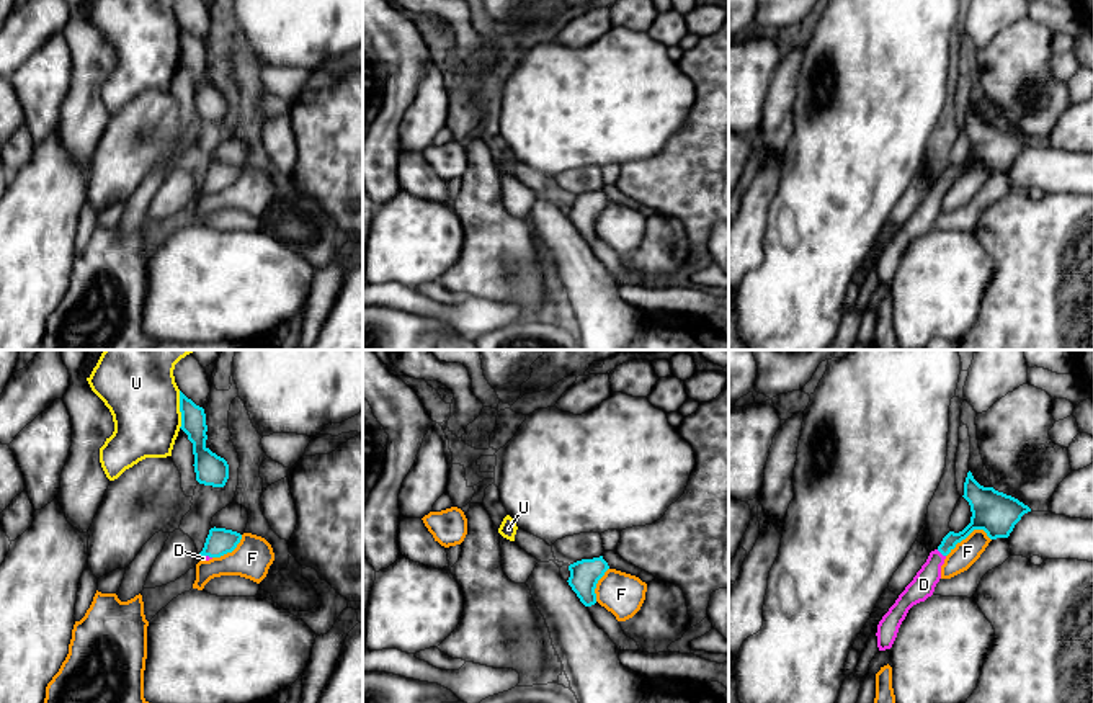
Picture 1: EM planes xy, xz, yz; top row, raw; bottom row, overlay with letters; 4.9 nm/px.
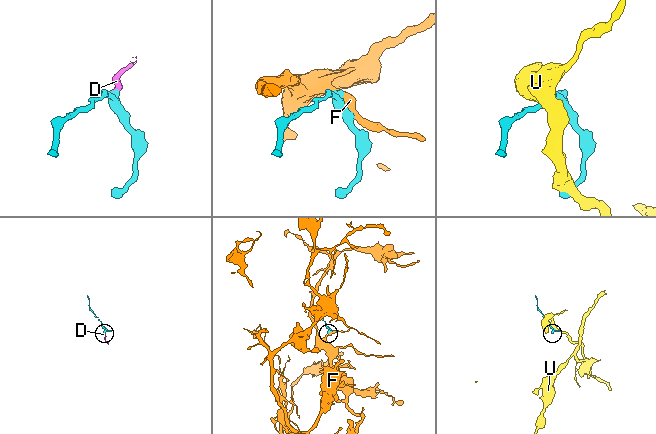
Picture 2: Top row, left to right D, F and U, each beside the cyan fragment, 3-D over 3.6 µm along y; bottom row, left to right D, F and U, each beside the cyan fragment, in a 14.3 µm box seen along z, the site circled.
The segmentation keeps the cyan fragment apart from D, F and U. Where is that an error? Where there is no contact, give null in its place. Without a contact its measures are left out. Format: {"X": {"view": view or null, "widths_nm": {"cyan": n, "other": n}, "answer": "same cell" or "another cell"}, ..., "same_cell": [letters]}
{"D": {"view": "yz", "widths_nm": {"cyan": 100, "other": 120}, "answer": "same cell"}, "F": {"view": "yz", "widths_nm": {"cyan": 200, "other": 120}, "answer": "another cell"}, "U": {"view": "xy", "widths_nm": {"cyan": 130, "other": 360}, "answer": "another cell"}, "same_cell": ["D"]}

